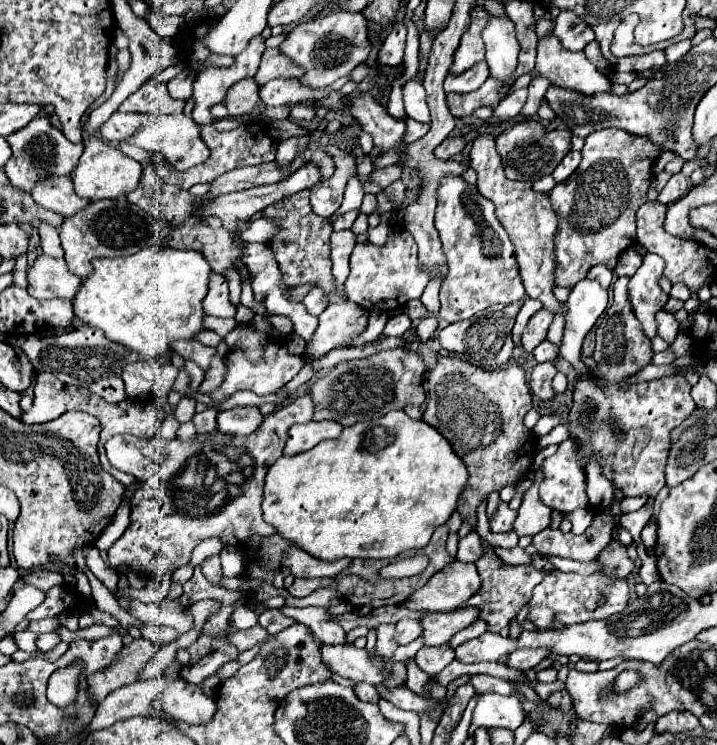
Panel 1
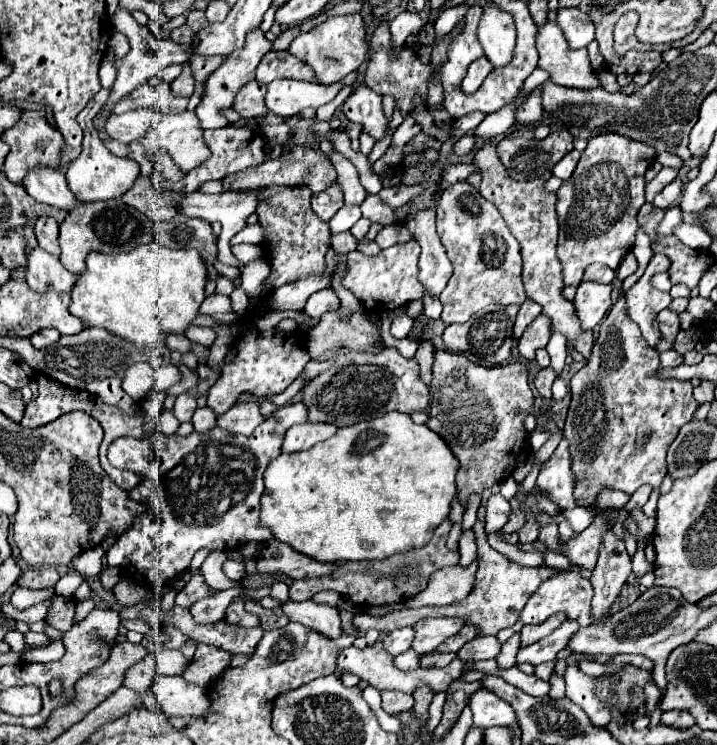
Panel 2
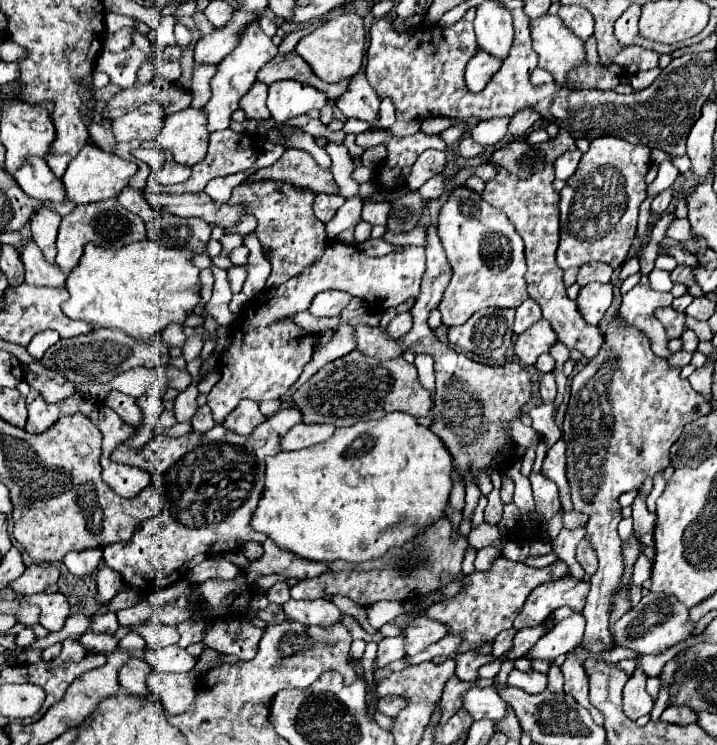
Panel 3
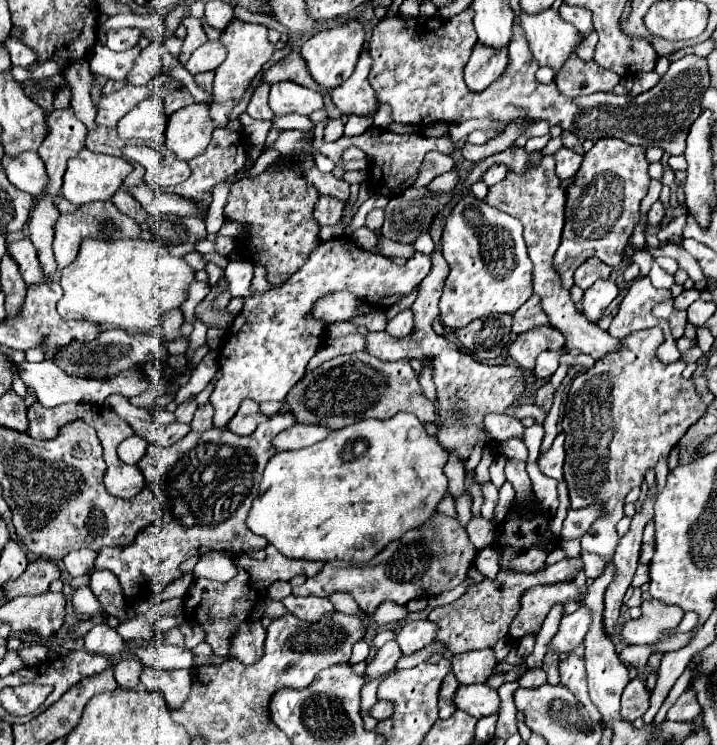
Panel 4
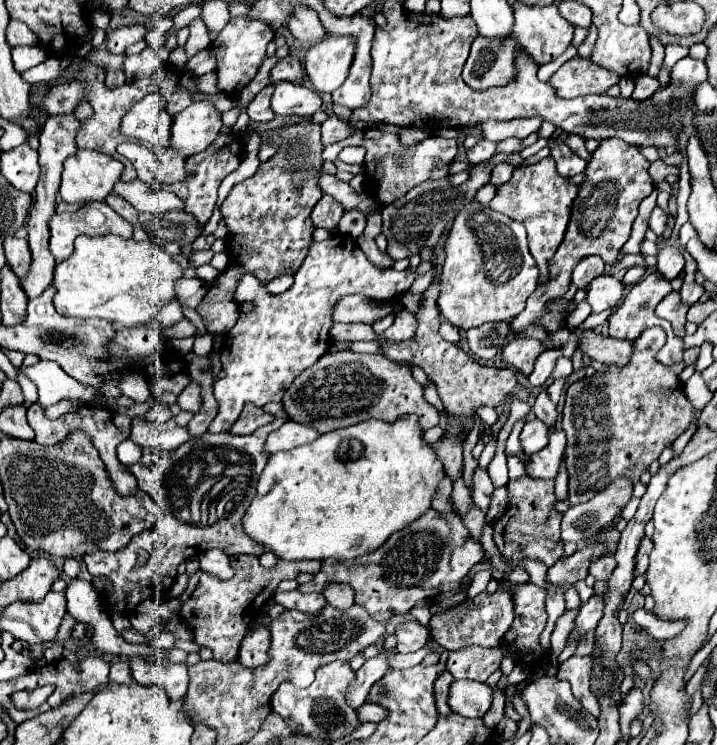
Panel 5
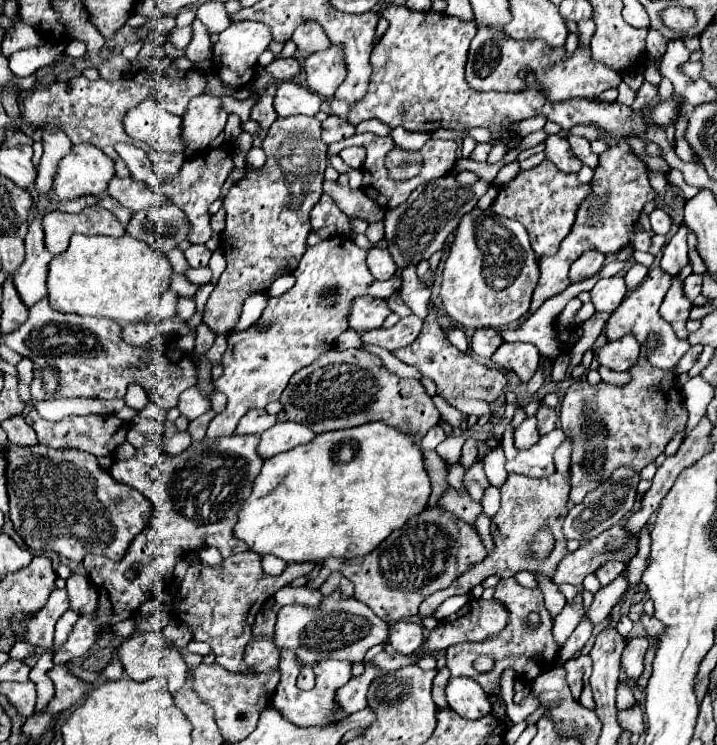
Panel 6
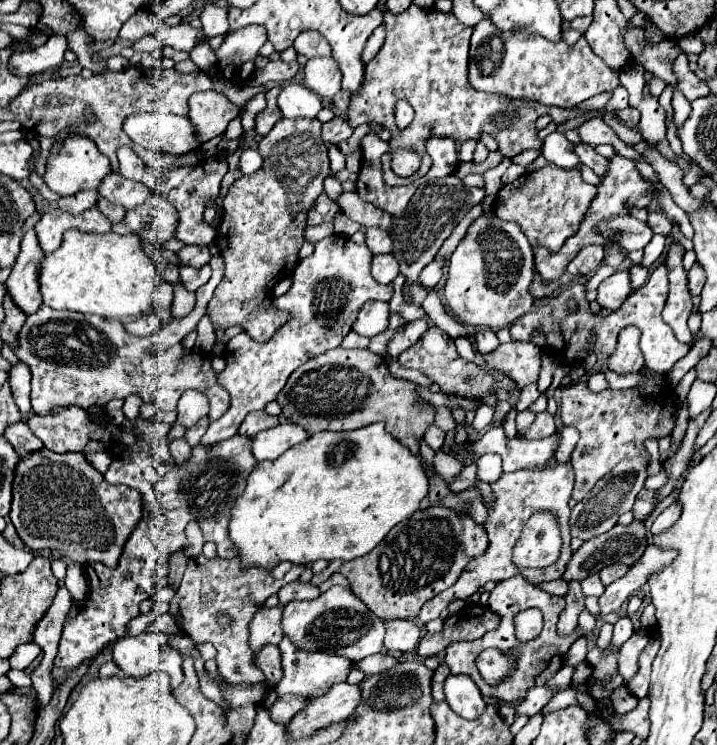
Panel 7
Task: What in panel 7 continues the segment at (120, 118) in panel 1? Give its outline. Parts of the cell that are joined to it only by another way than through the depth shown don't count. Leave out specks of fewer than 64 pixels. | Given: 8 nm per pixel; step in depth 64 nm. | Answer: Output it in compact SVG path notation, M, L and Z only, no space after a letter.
M140 112L128 116L124 122L124 132L134 144L150 150L162 150L174 156L188 154L200 148L194 124L188 116L160 114L160 112Z

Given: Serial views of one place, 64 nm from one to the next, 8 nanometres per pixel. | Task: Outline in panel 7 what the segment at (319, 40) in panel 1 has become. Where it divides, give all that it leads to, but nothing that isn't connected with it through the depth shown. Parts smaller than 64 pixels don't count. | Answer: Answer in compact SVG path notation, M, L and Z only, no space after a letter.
M310 58L306 64L306 86L326 100L340 92L342 72L334 58Z

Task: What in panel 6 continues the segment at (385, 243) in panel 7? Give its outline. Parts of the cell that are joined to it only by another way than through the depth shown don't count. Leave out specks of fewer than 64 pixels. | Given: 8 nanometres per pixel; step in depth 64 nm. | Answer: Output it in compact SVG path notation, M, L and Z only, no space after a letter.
M380 222L370 224L370 226L368 226L368 230L366 230L366 236L368 236L368 240L376 246L380 240L384 240L384 226L382 226Z

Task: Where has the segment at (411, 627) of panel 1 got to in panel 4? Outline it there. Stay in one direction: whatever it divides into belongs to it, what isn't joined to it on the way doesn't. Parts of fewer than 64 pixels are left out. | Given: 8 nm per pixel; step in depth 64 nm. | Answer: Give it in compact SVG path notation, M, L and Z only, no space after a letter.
M396 640L384 644L376 652L376 656L366 664L366 672L364 672L366 680L374 680L374 678L378 678L378 676L382 676L386 672L392 672L394 670L394 664L396 664L396 660L400 656L402 656L402 652L400 652L400 646L398 646Z

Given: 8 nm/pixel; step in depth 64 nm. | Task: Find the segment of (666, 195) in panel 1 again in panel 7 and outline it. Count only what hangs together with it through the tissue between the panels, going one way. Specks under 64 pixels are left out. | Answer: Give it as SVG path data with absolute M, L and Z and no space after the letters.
M650 210L650 216L648 216L648 226L652 228L654 234L662 234L662 236L668 236L670 230L672 230L672 222L668 220L668 216L660 210Z

